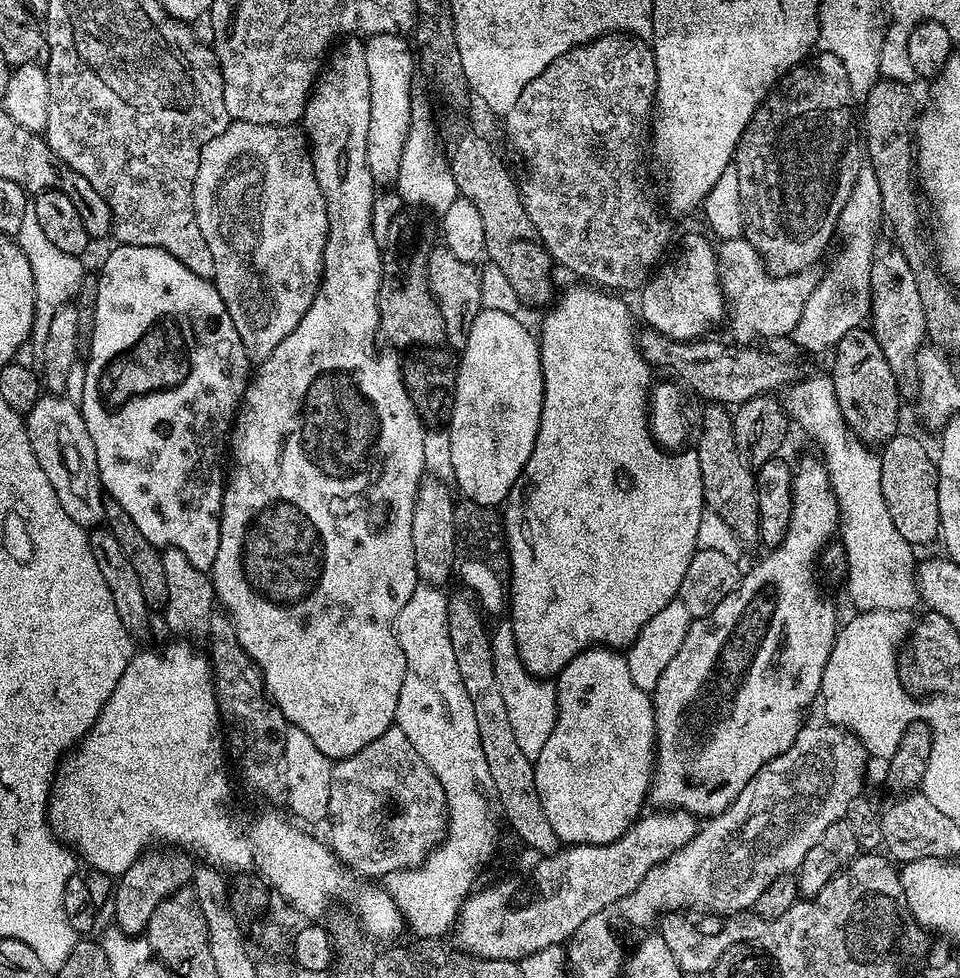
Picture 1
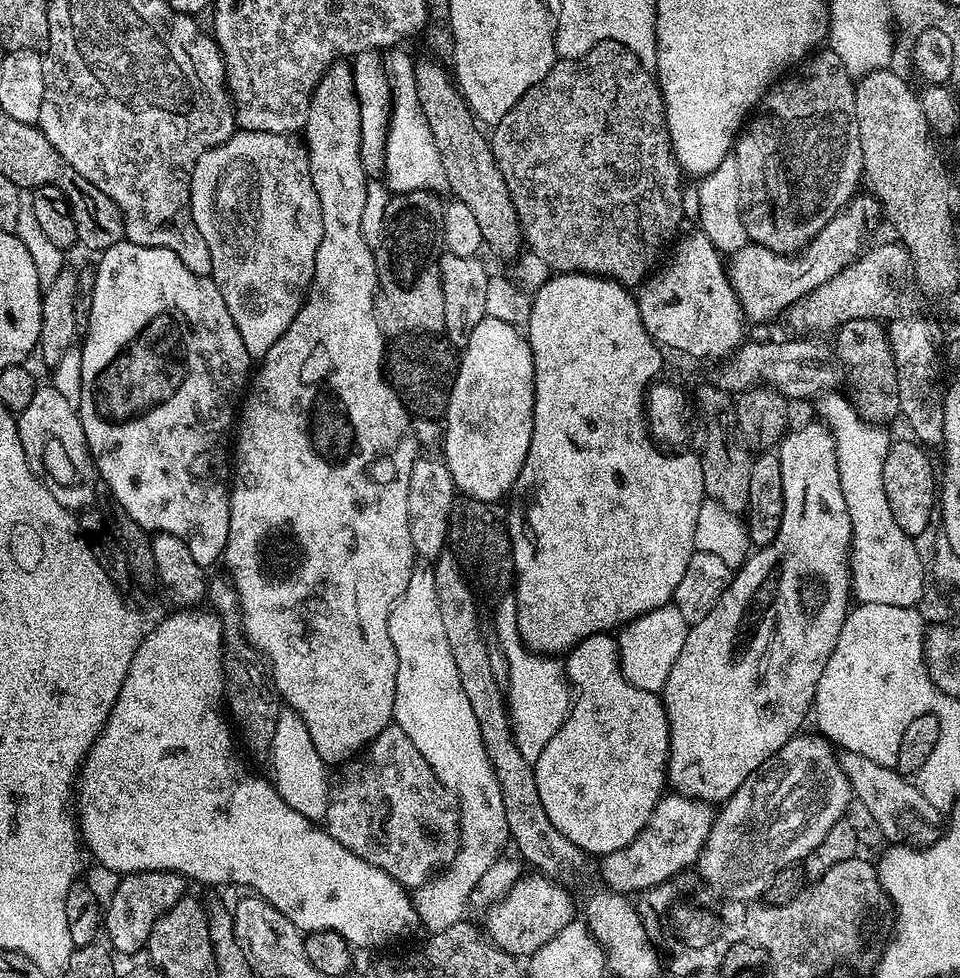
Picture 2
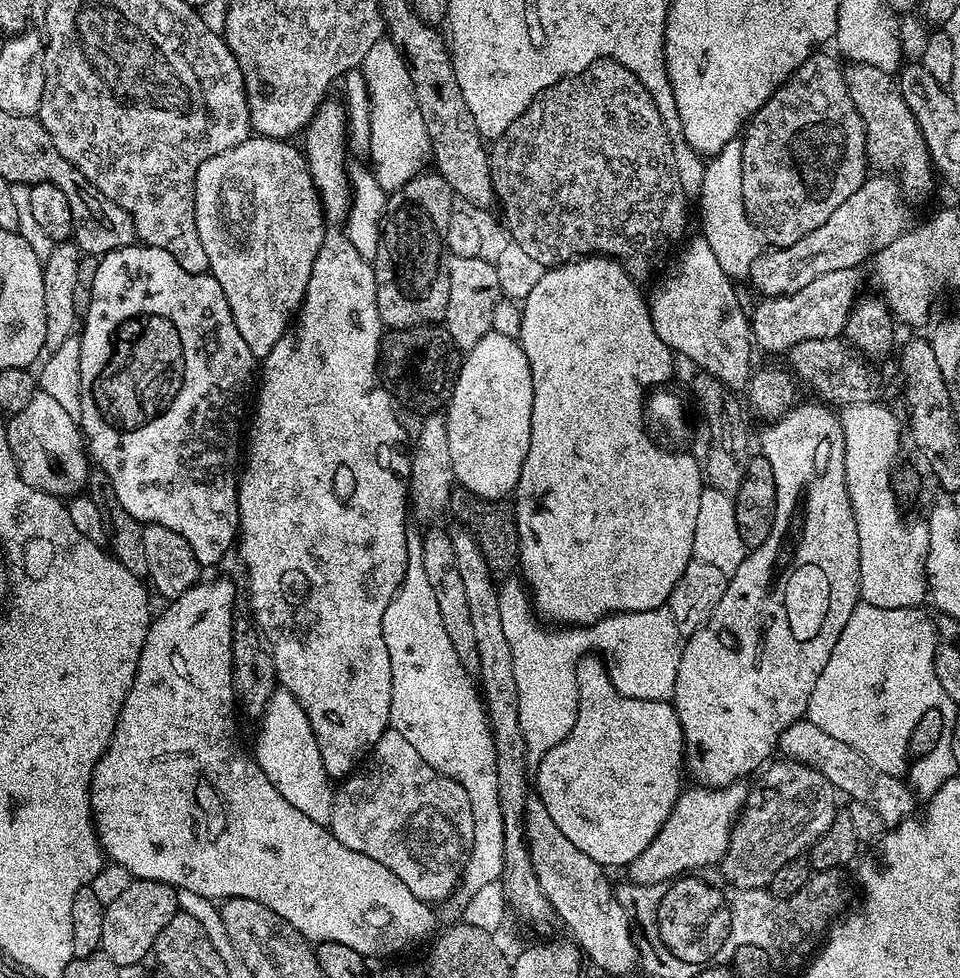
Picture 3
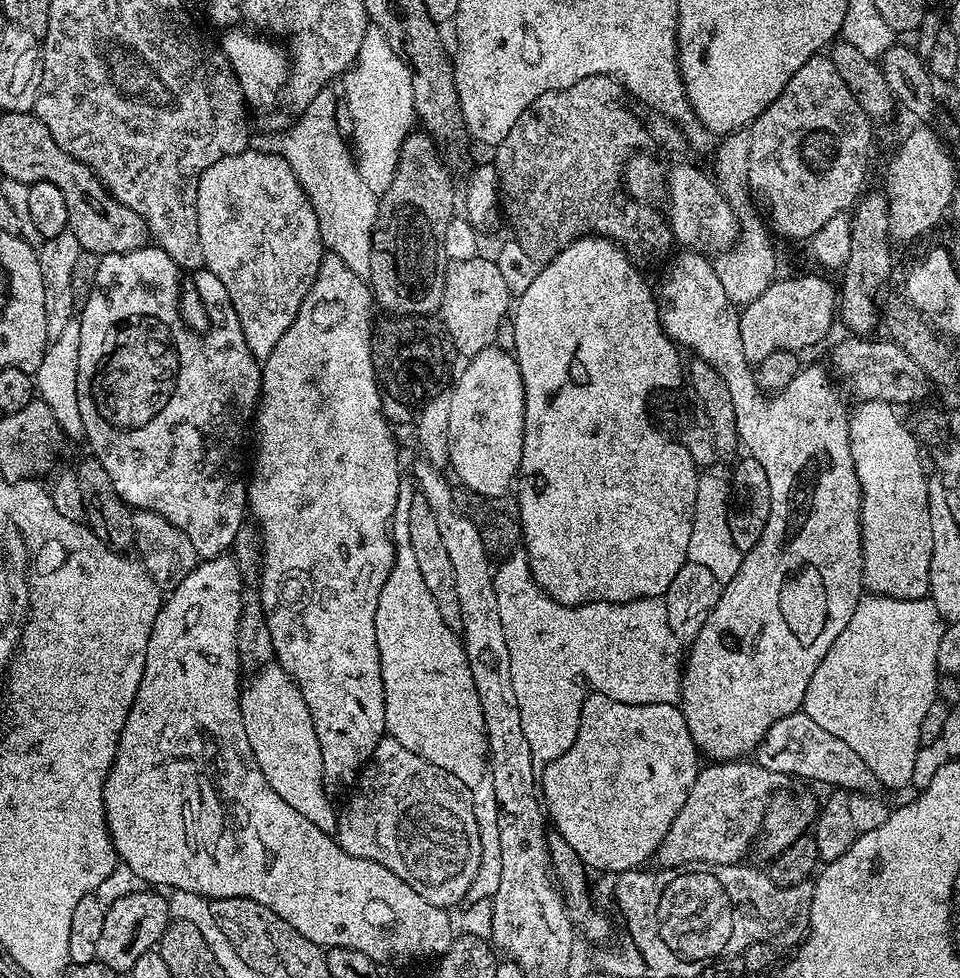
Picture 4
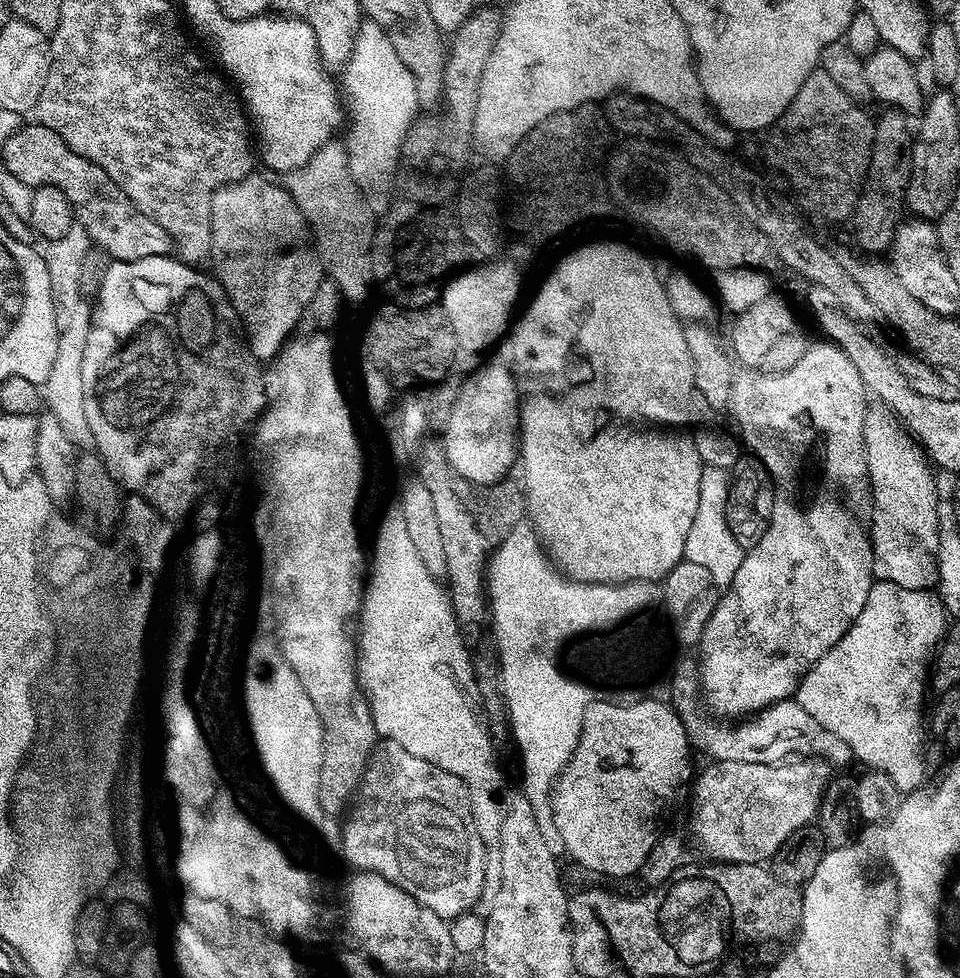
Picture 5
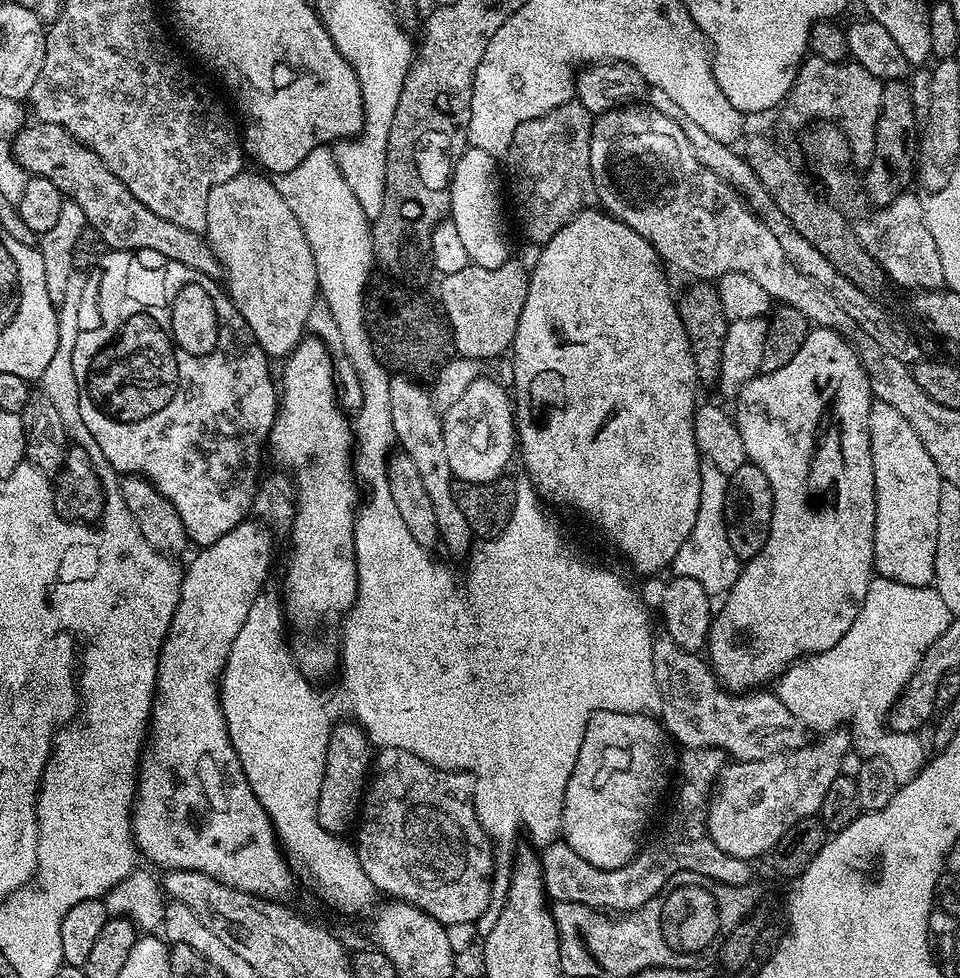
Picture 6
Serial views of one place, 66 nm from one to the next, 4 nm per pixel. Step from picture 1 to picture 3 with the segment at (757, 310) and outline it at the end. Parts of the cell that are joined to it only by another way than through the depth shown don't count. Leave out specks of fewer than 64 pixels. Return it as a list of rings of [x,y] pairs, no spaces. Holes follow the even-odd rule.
[[[869,175],[864,184],[858,186],[858,190],[854,190],[854,194],[850,194],[850,198],[846,198],[846,202],[842,202],[822,226],[818,226],[818,230],[810,230],[806,238],[794,242],[789,248],[761,251],[752,264],[750,281],[761,292],[761,297],[771,298],[794,294],[827,272],[859,269],[864,259],[875,257],[909,227],[908,212],[900,198],[901,187],[891,175]]]

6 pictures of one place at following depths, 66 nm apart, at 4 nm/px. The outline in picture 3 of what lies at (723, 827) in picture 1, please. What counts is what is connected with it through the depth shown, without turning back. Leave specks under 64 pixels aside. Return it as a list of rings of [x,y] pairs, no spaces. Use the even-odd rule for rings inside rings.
[[[780,758],[769,763],[756,778],[756,785],[754,783],[751,785],[744,809],[741,810],[740,817],[732,827],[726,854],[718,865],[718,871],[739,888],[768,888],[776,871],[781,866],[786,866],[786,862],[803,857],[818,837],[824,833],[826,826],[830,826],[830,822],[834,822],[834,818],[838,815],[836,789],[826,777],[814,774],[809,764]]]

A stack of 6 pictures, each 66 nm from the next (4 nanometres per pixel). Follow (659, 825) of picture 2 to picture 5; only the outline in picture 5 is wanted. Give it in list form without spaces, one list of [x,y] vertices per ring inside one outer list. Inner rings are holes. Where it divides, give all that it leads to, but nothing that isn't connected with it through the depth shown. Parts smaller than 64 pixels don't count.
[[[793,758],[782,764],[759,764],[758,762],[726,762],[725,760],[712,760],[704,769],[699,769],[694,780],[694,791],[692,796],[692,836],[696,839],[696,844],[705,852],[705,857],[722,864],[764,864],[771,861],[772,856],[790,838],[794,830],[803,828],[804,825],[813,823],[817,819],[820,810],[820,800],[824,796],[824,790],[830,783],[830,766],[824,760],[815,758]]]

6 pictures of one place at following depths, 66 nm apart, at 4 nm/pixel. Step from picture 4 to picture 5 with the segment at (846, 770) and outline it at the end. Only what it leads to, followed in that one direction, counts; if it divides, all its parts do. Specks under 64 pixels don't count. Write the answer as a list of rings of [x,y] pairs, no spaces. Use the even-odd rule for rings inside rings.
[[[680,660],[673,666],[670,703],[684,723],[693,749],[697,753],[705,752],[712,760],[782,764],[793,758],[815,758],[826,761],[833,769],[844,768],[854,760],[850,746],[846,746],[838,734],[830,734],[826,726],[818,726],[818,722],[814,722],[814,718],[810,718],[810,714],[806,714],[806,710],[802,710],[800,704],[792,698],[763,708],[751,718],[737,723],[740,724],[737,728],[731,728],[728,725],[731,723],[713,718],[706,711],[701,697],[700,670],[693,661],[691,664],[688,660]]]

